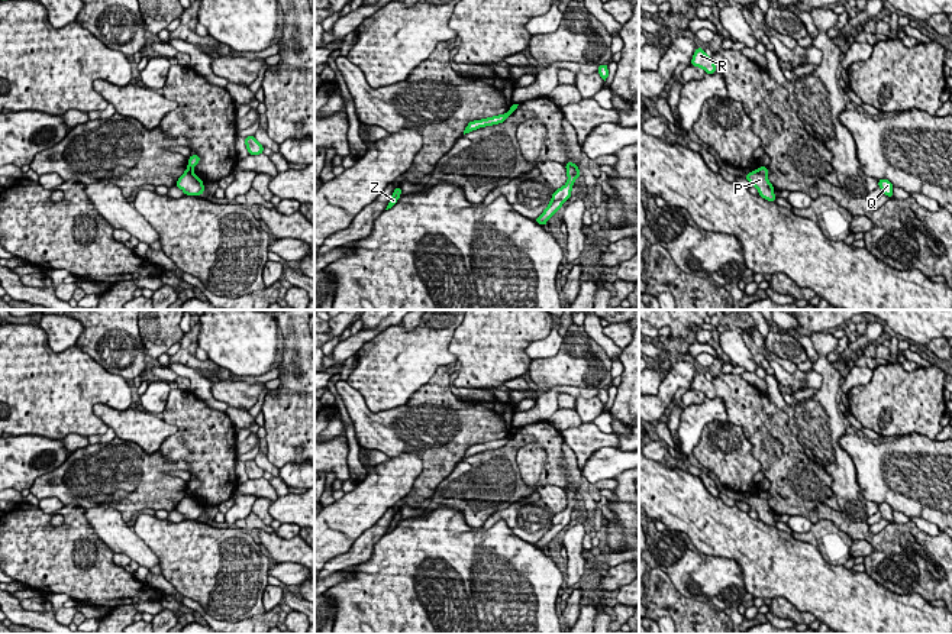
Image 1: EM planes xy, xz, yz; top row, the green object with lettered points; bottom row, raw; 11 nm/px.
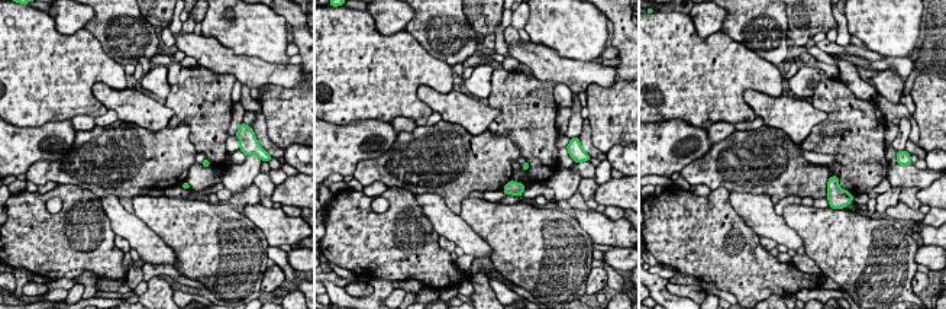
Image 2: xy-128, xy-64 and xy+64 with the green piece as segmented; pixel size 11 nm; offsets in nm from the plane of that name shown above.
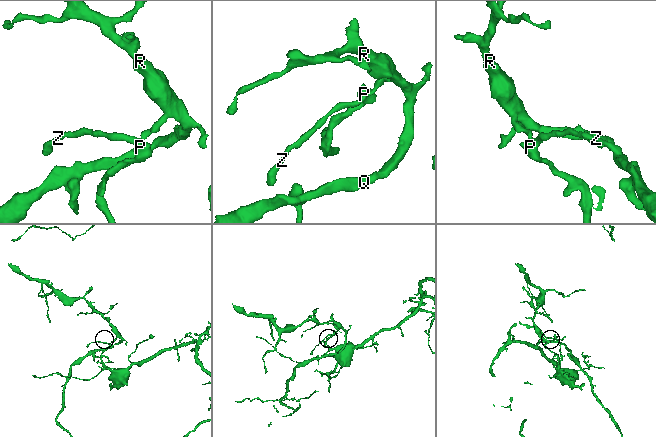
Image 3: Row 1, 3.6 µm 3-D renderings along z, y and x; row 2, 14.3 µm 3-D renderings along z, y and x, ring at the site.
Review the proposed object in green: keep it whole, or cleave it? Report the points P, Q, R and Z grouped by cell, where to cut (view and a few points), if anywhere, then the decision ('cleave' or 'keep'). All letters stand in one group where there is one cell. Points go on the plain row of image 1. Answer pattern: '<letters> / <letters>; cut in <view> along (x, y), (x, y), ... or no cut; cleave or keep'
P Z / Q R; cut in xy along (189, 489), (191, 494); cleave

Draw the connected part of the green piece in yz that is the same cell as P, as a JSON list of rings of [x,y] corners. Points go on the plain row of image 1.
[[[759,491],[758,494],[746,498],[745,502],[751,507],[751,510],[756,511],[762,523],[775,527],[777,521],[774,520],[772,508],[768,505],[767,491]]]

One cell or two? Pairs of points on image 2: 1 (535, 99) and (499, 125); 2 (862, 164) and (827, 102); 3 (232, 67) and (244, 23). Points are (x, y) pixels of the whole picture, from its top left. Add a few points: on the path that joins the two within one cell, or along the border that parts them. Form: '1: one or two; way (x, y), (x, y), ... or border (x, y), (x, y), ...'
1: one; way (526, 108), (507, 124)
2: one; way (862, 147), (862, 128), (845, 110)
3: two; border (206, 35), (236, 54), (257, 55), (268, 63)

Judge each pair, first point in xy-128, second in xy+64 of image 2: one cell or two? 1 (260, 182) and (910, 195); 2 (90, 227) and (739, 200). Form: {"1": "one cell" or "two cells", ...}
{"1": "one cell", "2": "two cells"}

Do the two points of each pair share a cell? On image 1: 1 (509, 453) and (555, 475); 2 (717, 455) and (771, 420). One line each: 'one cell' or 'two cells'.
1: one cell
2: two cells

